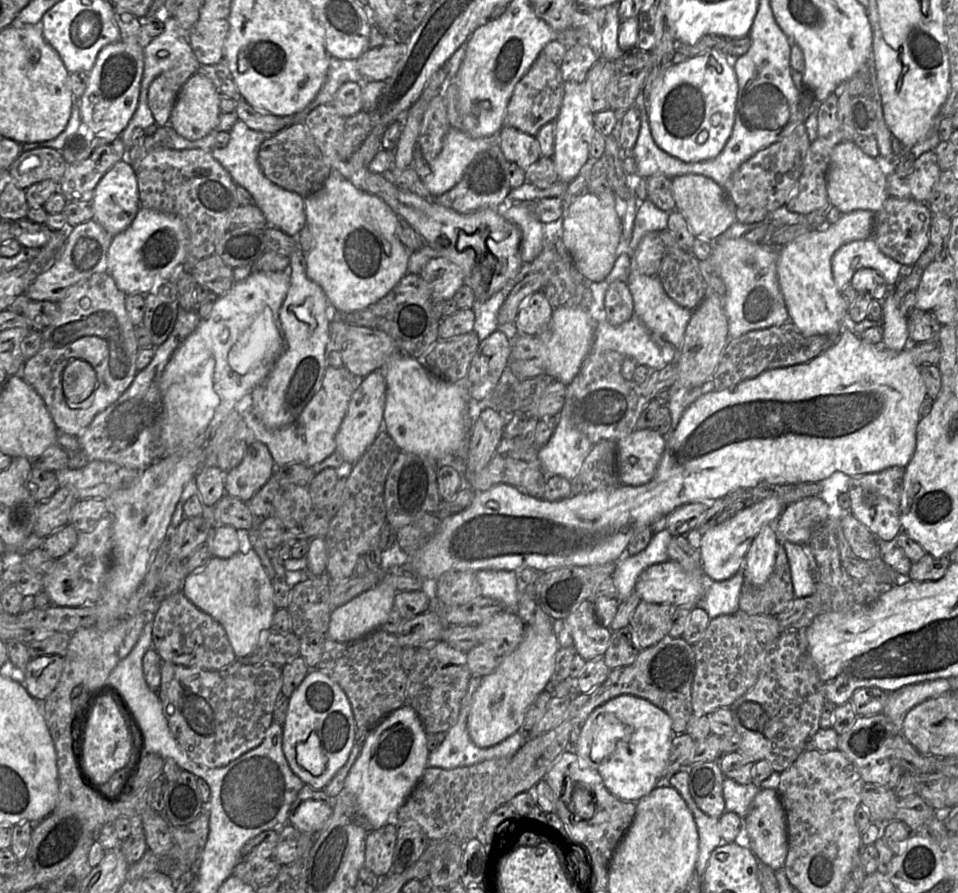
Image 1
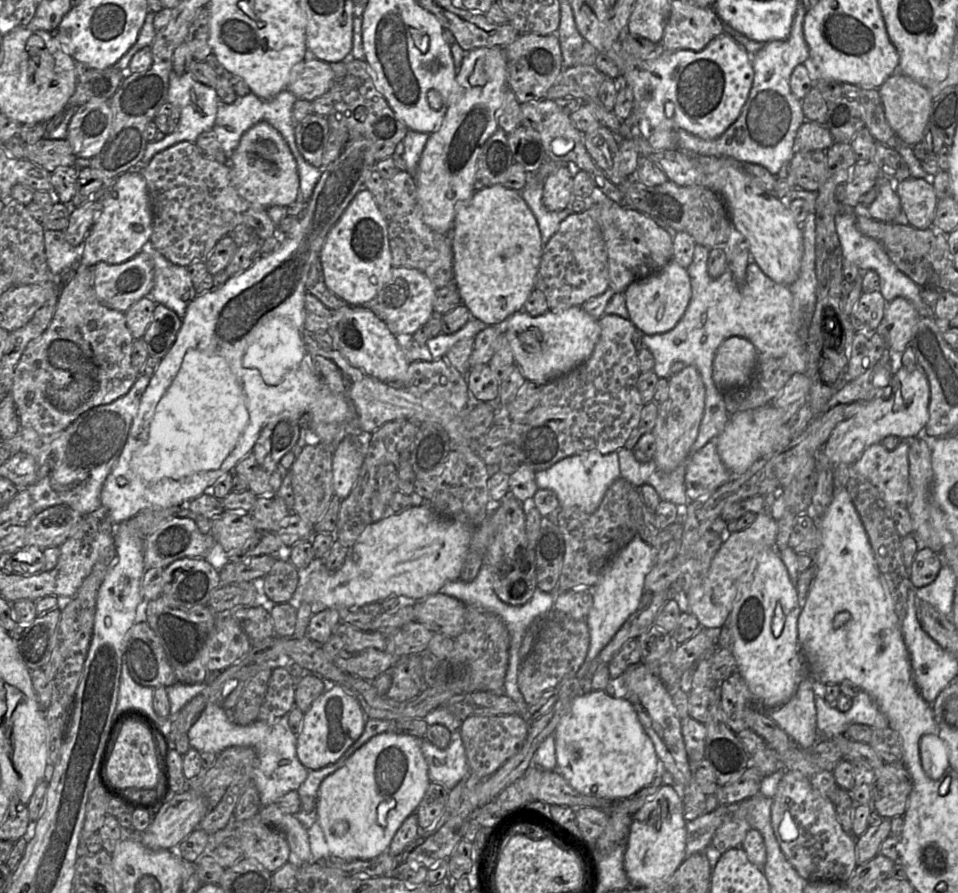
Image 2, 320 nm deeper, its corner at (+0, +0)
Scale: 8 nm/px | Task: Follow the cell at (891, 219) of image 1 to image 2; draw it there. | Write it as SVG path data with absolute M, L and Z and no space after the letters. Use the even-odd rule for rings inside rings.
M890 181L877 182L878 194L869 206L860 203L854 207L856 215L869 216L881 222L894 222L901 214L902 207L896 186Z

